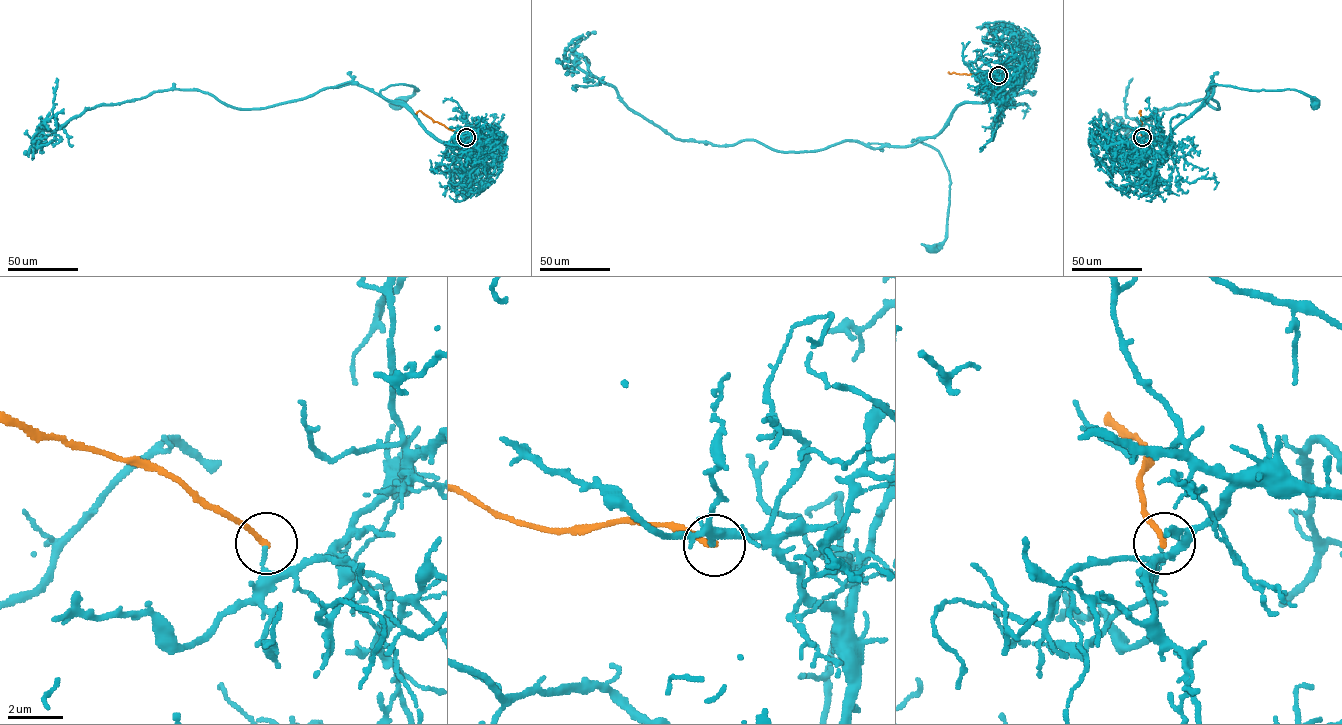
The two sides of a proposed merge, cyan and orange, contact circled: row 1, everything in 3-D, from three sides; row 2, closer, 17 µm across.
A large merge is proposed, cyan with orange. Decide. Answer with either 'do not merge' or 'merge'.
do not merge

